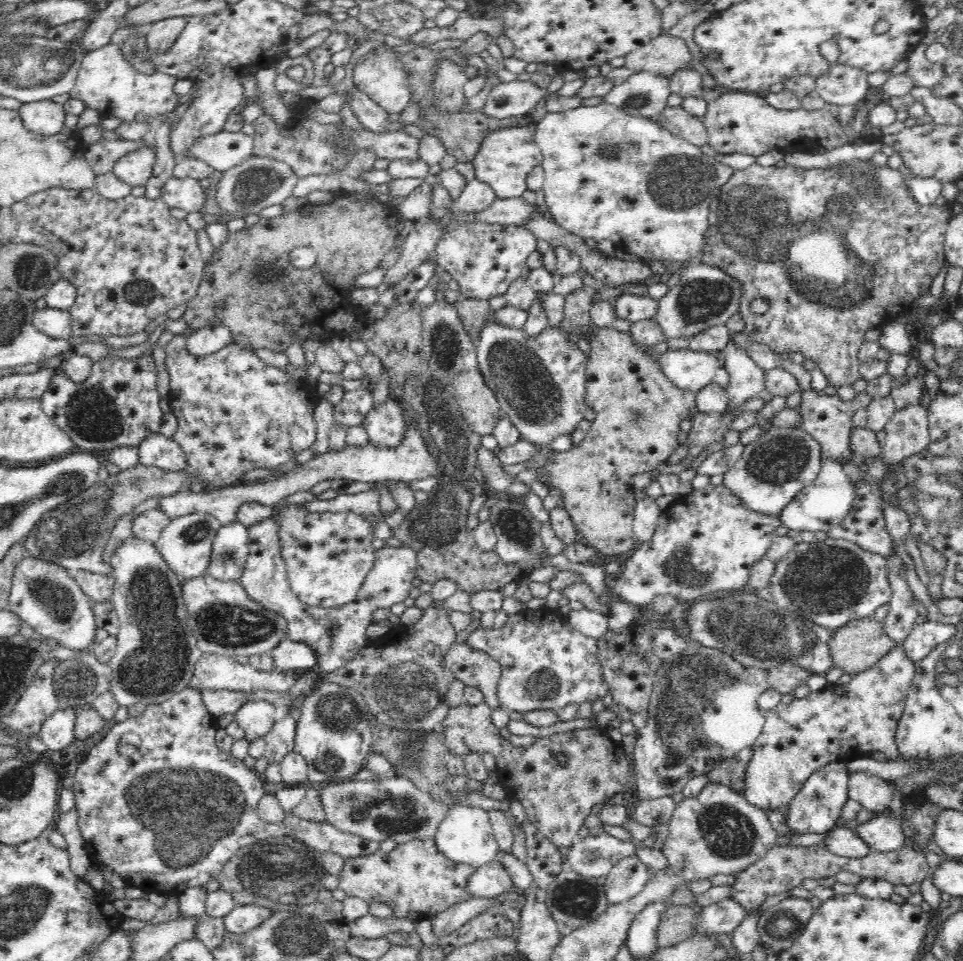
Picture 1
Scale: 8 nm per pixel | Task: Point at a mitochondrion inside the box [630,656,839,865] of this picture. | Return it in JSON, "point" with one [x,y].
{"point":[732,835]}

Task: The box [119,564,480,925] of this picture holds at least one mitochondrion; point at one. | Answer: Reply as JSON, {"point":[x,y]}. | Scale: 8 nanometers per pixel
{"point":[189,812]}

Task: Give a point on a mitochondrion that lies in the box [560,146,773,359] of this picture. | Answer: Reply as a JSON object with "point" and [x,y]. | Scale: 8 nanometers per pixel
{"point":[701,300]}

